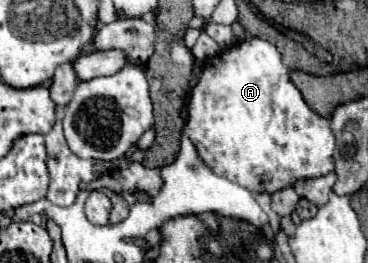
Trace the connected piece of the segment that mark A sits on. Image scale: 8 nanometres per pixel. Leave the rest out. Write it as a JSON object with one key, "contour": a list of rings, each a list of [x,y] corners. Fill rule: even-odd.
{"contour":[[[248,37],[208,59],[190,97],[184,133],[192,139],[202,161],[212,167],[216,175],[222,175],[250,191],[270,193],[294,185],[298,179],[326,175],[334,169],[334,135],[330,121],[316,115],[306,105],[288,73],[290,71],[284,67],[278,49],[258,37]]]}

